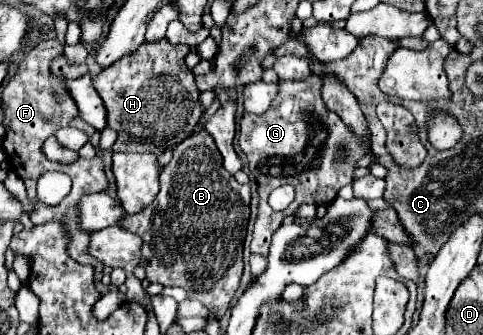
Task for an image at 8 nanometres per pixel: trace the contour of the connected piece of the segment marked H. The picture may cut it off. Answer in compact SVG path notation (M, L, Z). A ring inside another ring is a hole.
M167 39L155 43L145 41L137 51L121 57L93 77L93 87L107 107L107 125L119 133L111 147L113 151L149 151L161 155L195 131L205 107L199 103L195 75L185 65L185 55L189 51L189 45L173 45Z

